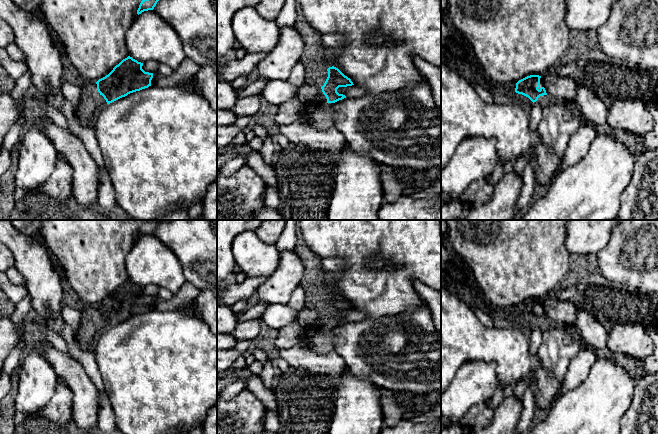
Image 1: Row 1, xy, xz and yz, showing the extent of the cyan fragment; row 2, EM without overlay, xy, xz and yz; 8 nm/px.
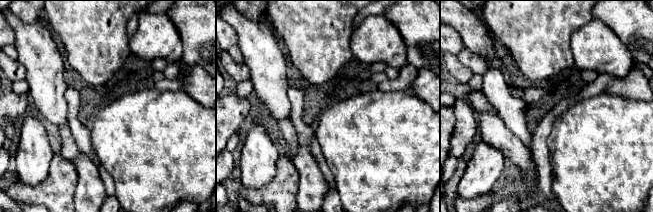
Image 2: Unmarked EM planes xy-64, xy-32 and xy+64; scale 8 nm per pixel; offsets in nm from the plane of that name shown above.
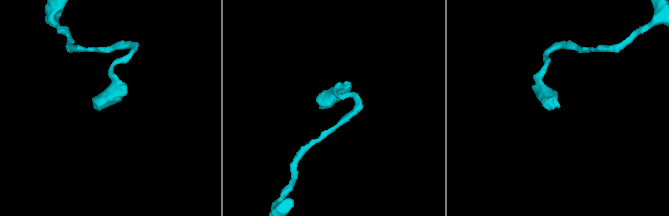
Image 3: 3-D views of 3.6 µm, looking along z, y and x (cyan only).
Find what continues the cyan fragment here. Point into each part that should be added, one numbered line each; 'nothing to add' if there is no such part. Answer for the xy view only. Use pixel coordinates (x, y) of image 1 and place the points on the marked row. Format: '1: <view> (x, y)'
1: xy (91, 103)

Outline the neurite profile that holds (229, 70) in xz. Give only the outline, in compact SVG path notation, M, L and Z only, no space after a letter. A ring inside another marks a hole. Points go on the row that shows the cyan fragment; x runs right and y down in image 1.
M246 53L242 59L227 60L217 66L217 82L232 84L241 76L252 79L257 64L266 56L265 53Z

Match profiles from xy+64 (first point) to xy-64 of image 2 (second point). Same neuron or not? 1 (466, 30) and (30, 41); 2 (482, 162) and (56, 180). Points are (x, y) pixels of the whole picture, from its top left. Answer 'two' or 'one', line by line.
1: one
2: two

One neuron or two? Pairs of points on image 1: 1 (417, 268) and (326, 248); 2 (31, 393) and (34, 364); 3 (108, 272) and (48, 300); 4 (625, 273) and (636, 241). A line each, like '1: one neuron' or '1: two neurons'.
1: one neuron
2: one neuron
3: two neurons
4: one neuron

